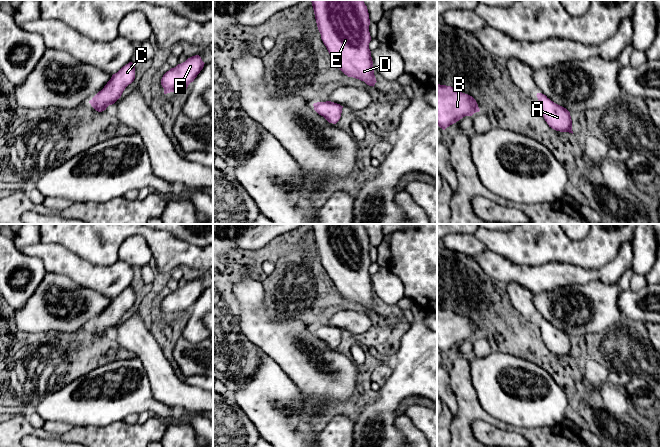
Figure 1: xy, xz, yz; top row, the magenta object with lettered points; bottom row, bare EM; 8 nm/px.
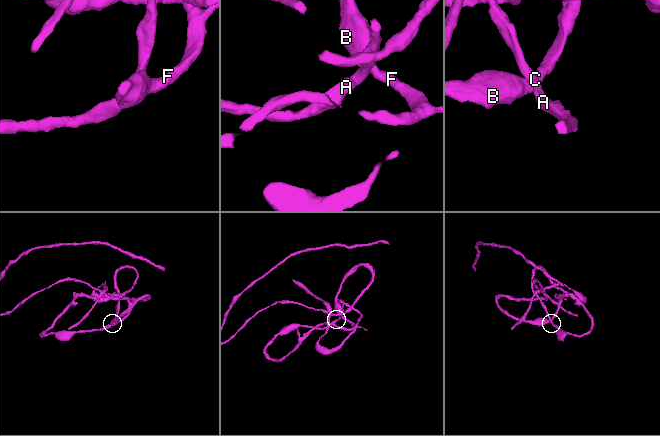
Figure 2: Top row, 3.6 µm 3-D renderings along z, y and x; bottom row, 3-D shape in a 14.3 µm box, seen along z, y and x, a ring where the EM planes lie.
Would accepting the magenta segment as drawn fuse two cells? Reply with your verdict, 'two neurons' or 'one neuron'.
one neuron

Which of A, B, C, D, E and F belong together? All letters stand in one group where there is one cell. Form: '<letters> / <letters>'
A B C D E F

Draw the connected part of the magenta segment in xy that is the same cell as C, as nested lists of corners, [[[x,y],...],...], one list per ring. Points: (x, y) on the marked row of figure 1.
[[[129,62],[117,73],[113,74],[104,88],[99,91],[90,101],[91,106],[98,112],[106,110],[114,104],[122,95],[125,88],[135,79],[135,65]]]

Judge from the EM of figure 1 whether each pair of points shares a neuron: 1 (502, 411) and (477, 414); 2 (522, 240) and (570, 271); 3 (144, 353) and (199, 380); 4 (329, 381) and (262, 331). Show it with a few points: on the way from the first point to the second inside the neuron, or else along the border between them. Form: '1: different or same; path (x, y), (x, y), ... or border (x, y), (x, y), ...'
1: different; border (476, 392), (479, 405), (498, 421)
2: different; border (532, 264), (568, 262), (578, 266)
3: different; border (183, 381), (202, 389)
4: same; path (312, 368), (285, 341), (279, 339)

